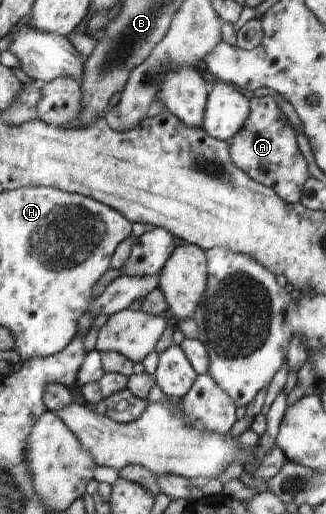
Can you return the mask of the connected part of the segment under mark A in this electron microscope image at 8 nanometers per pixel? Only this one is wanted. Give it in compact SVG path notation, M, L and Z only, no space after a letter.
M271 95L264 98L254 97L249 104L251 114L247 123L241 132L230 140L232 160L259 184L272 187L288 204L299 203L302 199L302 187L309 179L308 168L298 148L292 124L280 112Z

